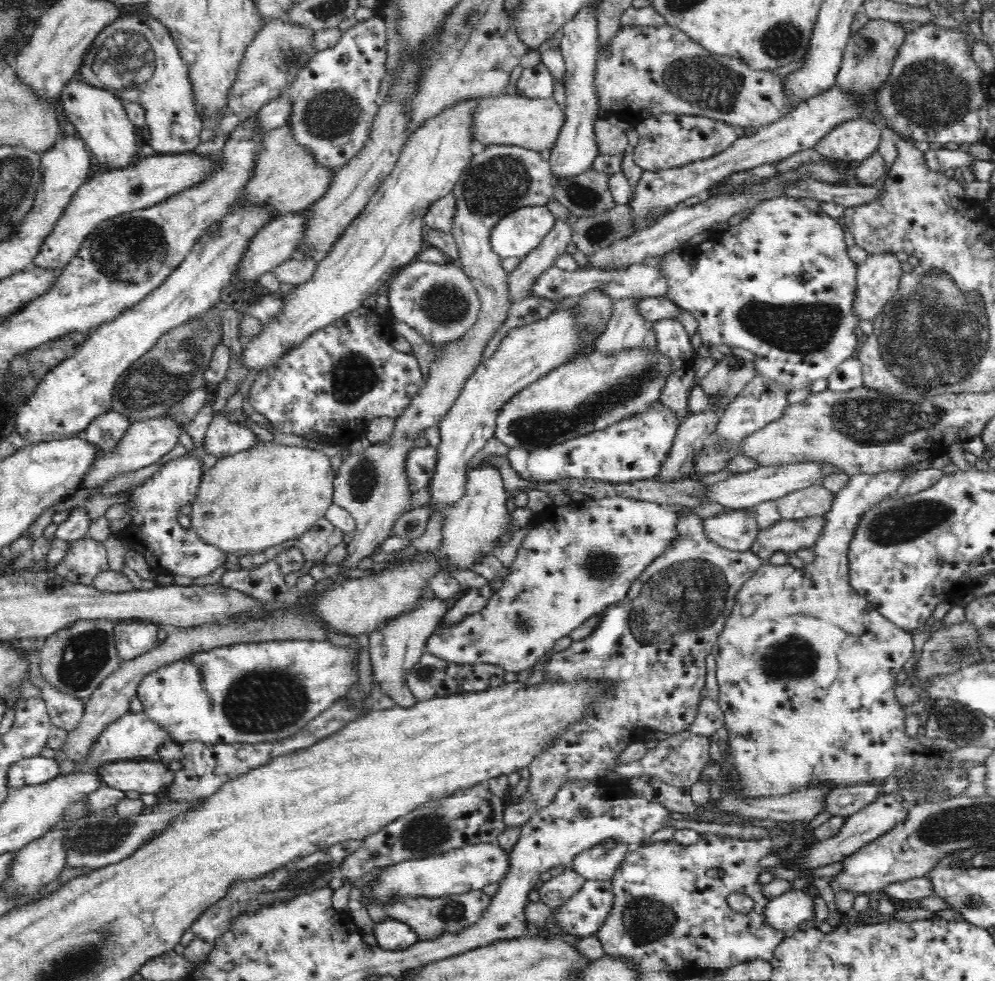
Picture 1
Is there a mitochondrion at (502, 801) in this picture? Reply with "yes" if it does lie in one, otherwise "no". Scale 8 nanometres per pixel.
no

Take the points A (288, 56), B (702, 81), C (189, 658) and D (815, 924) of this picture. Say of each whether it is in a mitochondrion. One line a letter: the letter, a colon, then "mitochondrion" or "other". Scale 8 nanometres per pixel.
A: mitochondrion
B: mitochondrion
C: other
D: other

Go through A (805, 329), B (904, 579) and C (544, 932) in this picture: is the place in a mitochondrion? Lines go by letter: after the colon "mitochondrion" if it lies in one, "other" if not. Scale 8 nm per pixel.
A: mitochondrion
B: other
C: other

